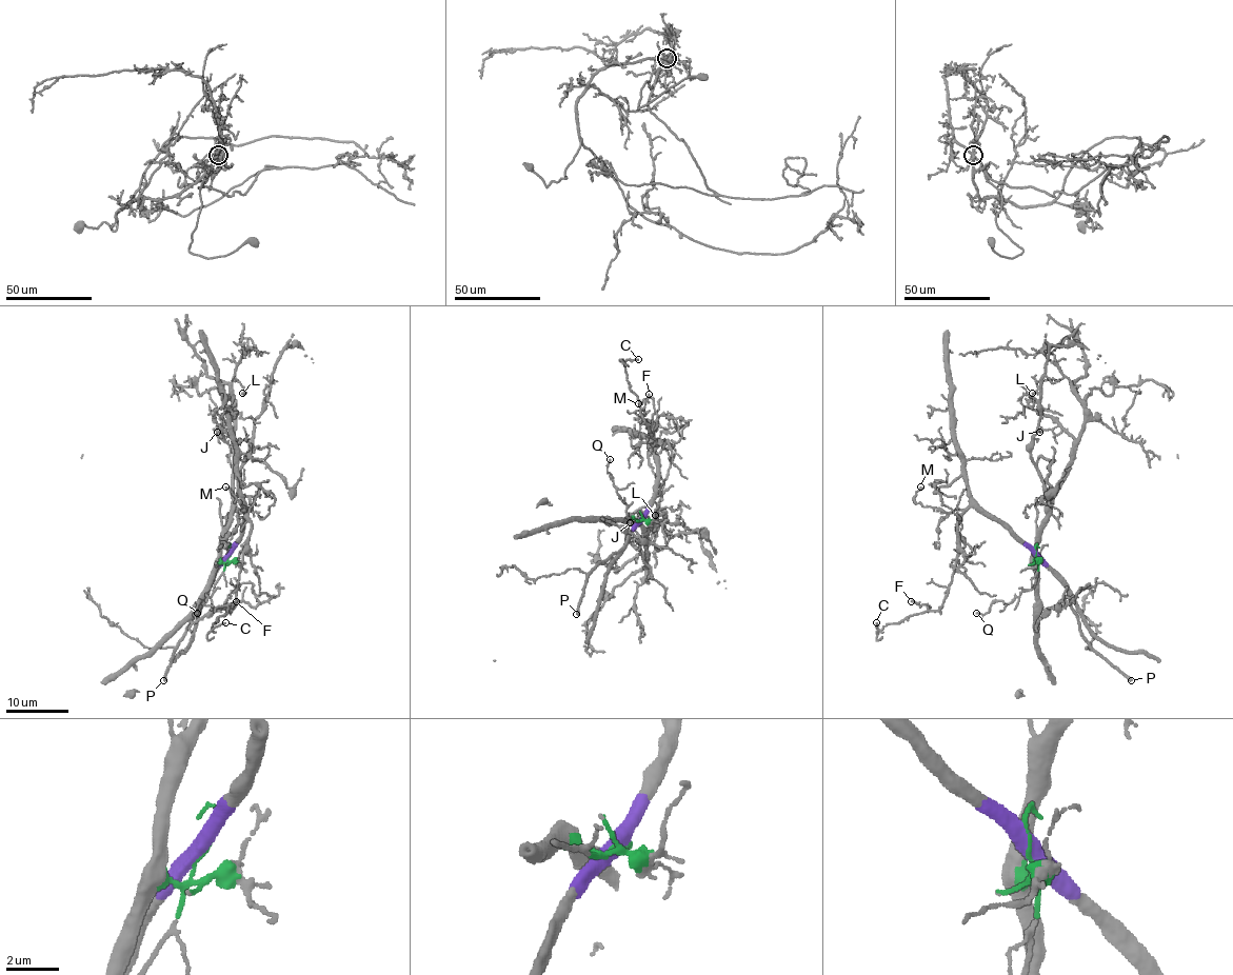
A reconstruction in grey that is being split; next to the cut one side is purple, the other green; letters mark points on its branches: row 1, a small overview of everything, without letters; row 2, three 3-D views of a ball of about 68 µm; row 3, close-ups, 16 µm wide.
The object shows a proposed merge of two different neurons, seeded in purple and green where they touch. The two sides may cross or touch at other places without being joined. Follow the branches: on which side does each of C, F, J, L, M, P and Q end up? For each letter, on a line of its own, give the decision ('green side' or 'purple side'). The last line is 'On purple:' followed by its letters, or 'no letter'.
C: purple side
F: purple side
J: green side
L: green side
M: purple side
P: purple side
Q: green side
On purple: C, F, M, P

